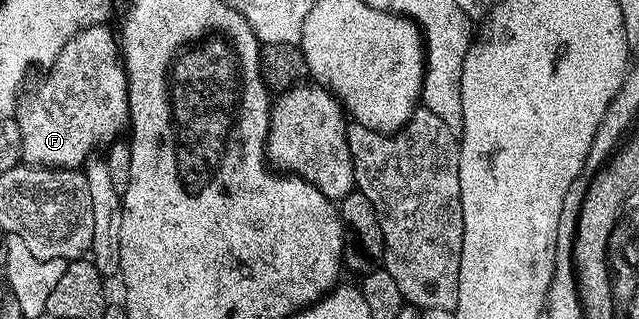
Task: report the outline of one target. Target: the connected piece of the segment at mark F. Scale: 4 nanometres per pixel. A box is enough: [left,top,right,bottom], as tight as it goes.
[18,25,130,168]

